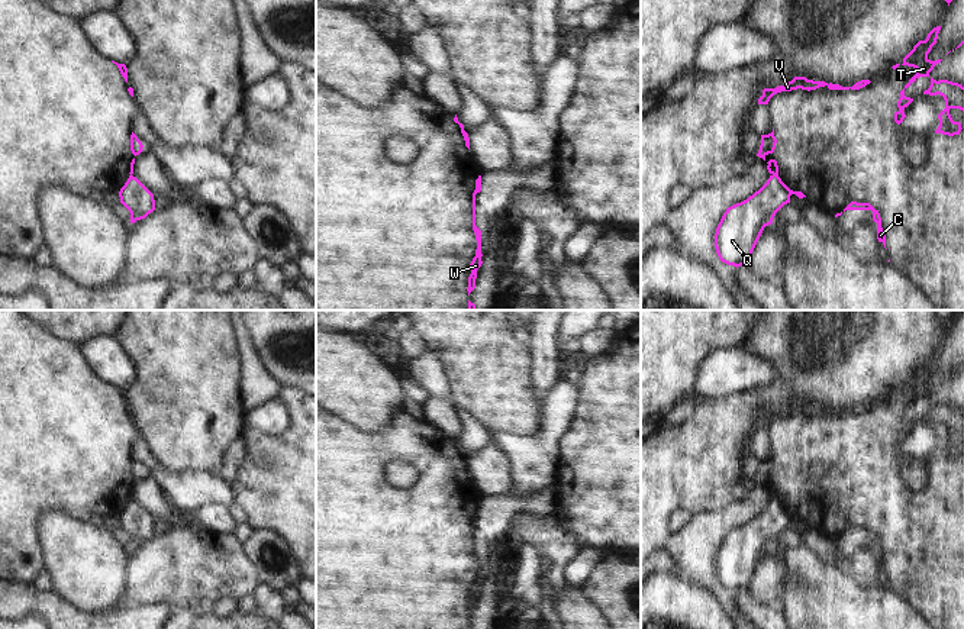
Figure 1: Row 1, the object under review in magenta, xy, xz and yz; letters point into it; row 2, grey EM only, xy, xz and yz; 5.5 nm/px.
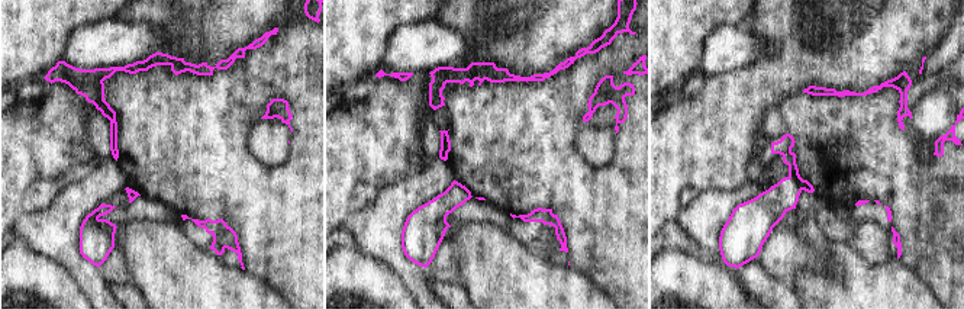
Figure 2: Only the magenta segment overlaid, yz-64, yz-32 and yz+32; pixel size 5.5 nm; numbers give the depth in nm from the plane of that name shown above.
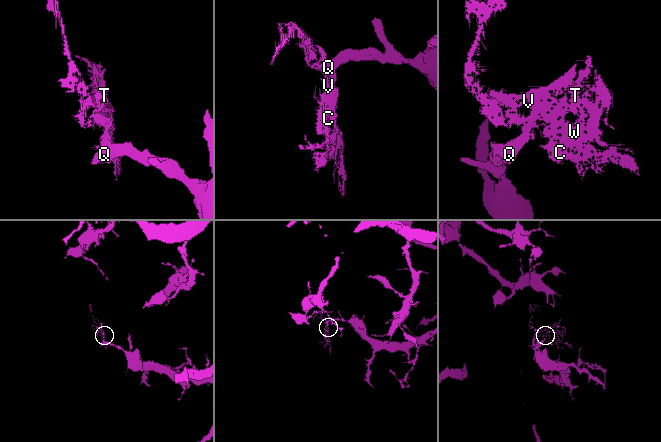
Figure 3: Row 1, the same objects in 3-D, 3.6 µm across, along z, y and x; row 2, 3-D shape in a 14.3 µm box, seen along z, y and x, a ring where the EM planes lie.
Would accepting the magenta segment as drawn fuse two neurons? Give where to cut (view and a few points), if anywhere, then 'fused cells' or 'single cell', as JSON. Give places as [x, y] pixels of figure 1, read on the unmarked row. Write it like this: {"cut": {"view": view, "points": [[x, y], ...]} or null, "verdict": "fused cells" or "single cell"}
{"cut": {"view": "yz", "points": [[773, 499], [777, 500]]}, "verdict": "fused cells"}

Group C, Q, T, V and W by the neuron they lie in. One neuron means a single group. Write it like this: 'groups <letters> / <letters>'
groups C T V W / Q

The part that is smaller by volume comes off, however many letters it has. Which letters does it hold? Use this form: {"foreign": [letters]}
{"foreign": ["C", "T", "V", "W"]}

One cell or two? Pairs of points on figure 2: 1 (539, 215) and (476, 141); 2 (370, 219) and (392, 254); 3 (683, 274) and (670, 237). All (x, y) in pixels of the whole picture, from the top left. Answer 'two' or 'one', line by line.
1: one
2: one
3: two

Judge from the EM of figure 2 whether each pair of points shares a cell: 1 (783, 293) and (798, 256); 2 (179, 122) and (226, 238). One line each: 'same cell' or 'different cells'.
1: different cells
2: same cell

